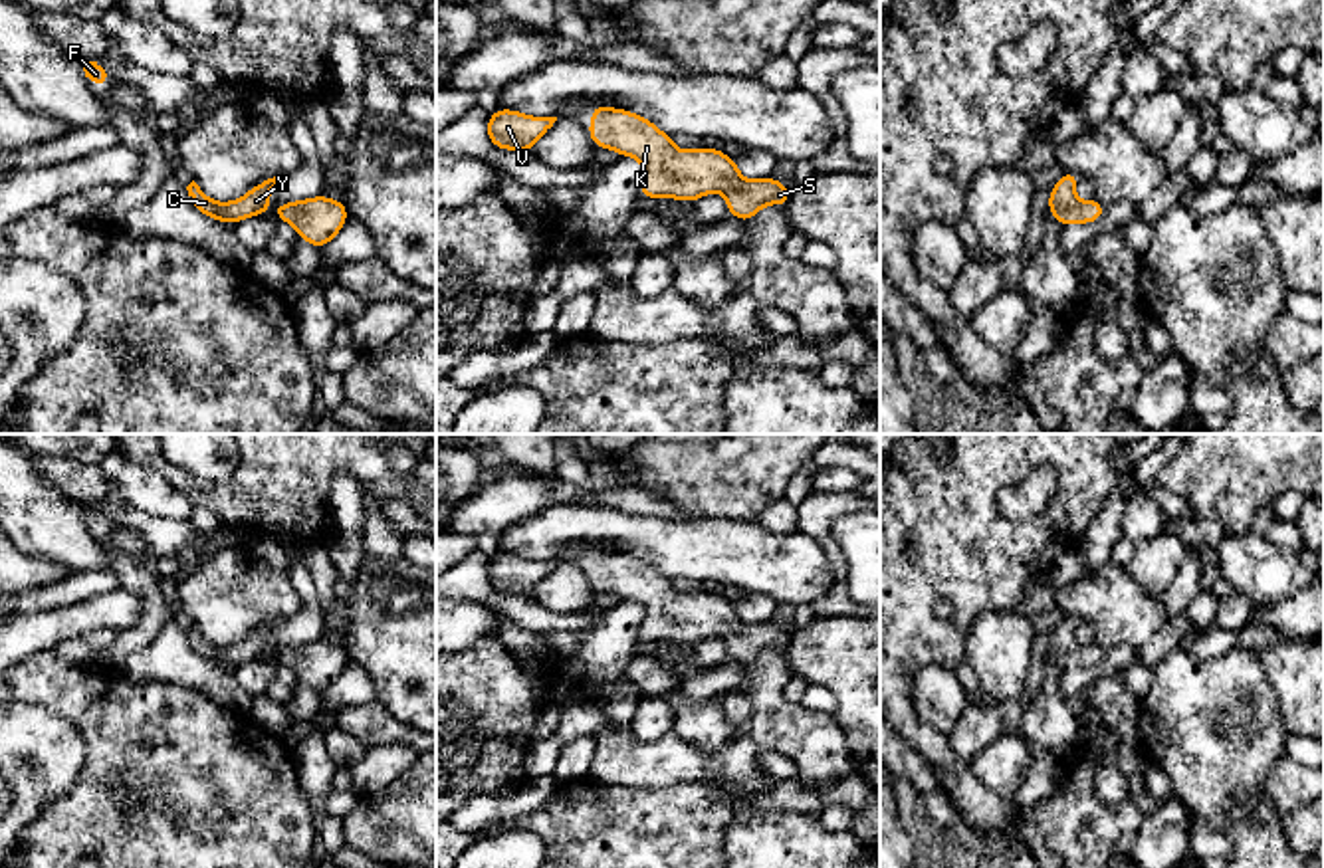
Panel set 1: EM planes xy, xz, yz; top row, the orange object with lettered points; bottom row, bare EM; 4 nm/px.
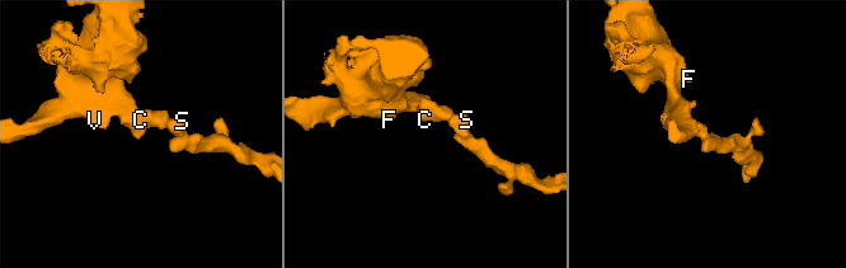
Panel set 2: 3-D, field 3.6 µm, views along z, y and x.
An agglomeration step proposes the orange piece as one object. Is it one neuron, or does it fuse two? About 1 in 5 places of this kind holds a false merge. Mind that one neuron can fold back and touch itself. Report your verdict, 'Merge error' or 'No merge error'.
No merge error

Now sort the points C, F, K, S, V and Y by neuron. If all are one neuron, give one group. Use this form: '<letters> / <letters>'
C F K S V Y

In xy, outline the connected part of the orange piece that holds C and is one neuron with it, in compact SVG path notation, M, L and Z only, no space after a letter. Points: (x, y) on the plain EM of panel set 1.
M274 620L260 628L256 628L252 634L248 634L240 644L232 646L216 646L208 642L200 630L192 624L186 634L190 640L190 646L196 650L198 656L212 664L220 664L226 668L236 668L240 664L246 664L250 660L268 658L268 640L274 636L274 632L283 626L285 620Z

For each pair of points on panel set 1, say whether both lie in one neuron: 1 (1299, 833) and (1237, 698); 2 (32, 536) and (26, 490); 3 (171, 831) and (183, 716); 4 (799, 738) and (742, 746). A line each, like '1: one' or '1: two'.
1: two
2: one
3: one
4: two

